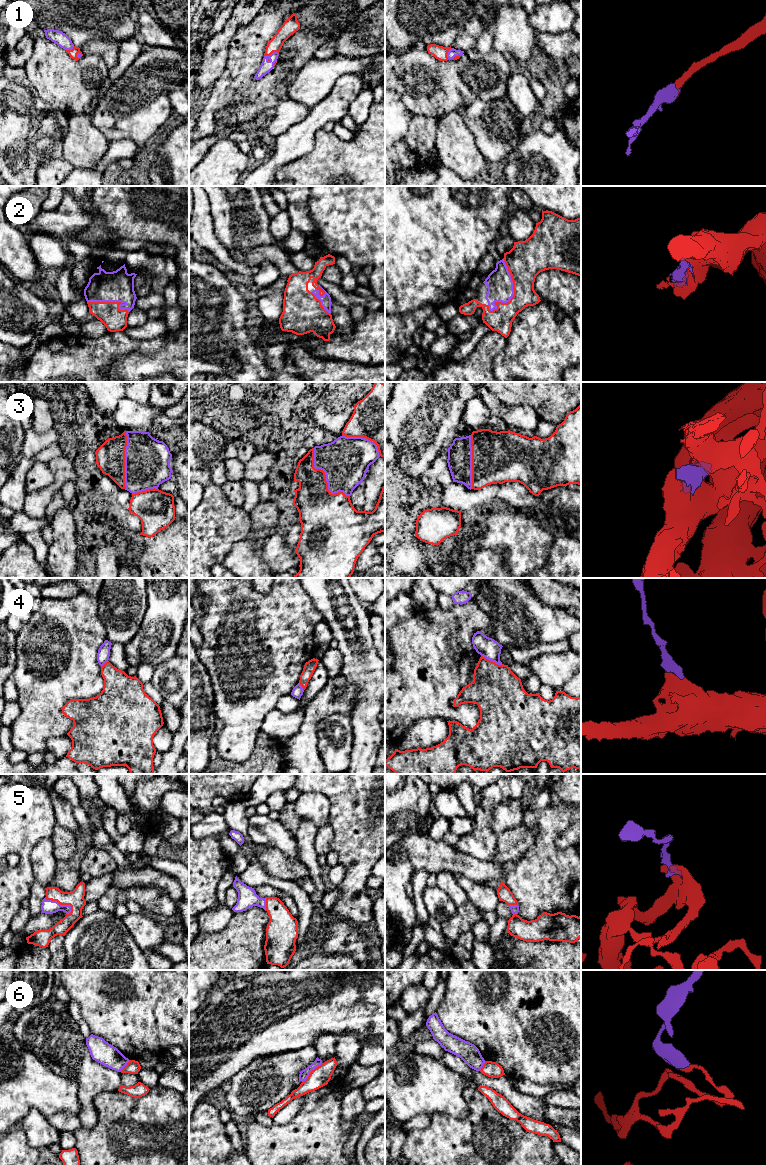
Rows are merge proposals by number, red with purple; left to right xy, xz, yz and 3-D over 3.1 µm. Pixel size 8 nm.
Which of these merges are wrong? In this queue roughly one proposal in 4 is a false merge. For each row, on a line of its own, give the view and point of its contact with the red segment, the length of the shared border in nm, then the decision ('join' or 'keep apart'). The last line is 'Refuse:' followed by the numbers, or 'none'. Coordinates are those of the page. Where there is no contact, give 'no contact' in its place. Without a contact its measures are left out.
1: contact yz (453, 58); length 120 nm; join
2: contact yz (514, 292); length 440 nm; join
3: contact xz (325, 477); length 480 nm; join
4: contact yz (491, 661); length 190 nm; keep apart
5: contact xy (61, 904); length 240 nm; join
6: contact xz (311, 1071); length 220 nm; keep apart
Refuse: 4, 6

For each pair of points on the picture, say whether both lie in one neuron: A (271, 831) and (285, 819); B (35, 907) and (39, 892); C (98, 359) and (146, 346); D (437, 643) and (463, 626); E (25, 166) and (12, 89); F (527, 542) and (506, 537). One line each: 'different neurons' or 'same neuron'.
A: different neurons
B: same neuron
C: same neuron
D: same neuron
E: same neuron
F: same neuron

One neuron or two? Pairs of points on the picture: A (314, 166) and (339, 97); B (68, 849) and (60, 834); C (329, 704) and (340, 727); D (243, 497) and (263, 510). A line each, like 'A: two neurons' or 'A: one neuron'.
A: two neurons
B: one neuron
C: two neurons
D: two neurons

